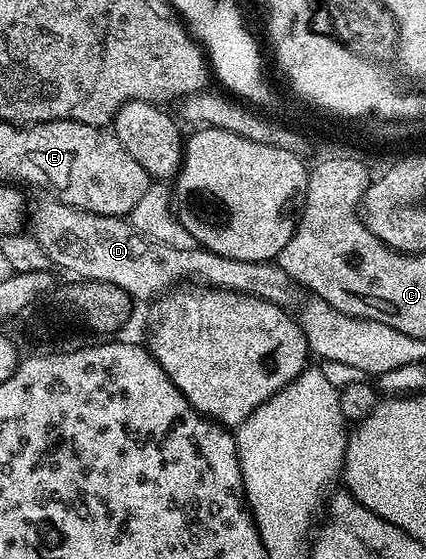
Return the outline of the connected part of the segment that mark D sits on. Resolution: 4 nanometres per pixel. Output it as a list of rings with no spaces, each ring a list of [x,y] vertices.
[[[52,200],[41,201],[45,202],[31,210],[32,236],[43,244],[43,252],[47,252],[50,263],[74,274],[74,279],[115,284],[132,299],[144,304],[152,303],[154,298],[169,293],[178,284],[234,290],[240,294],[250,294],[261,286],[261,270],[257,270],[257,262],[231,260],[204,248],[176,251],[141,234],[124,217],[103,216]]]

